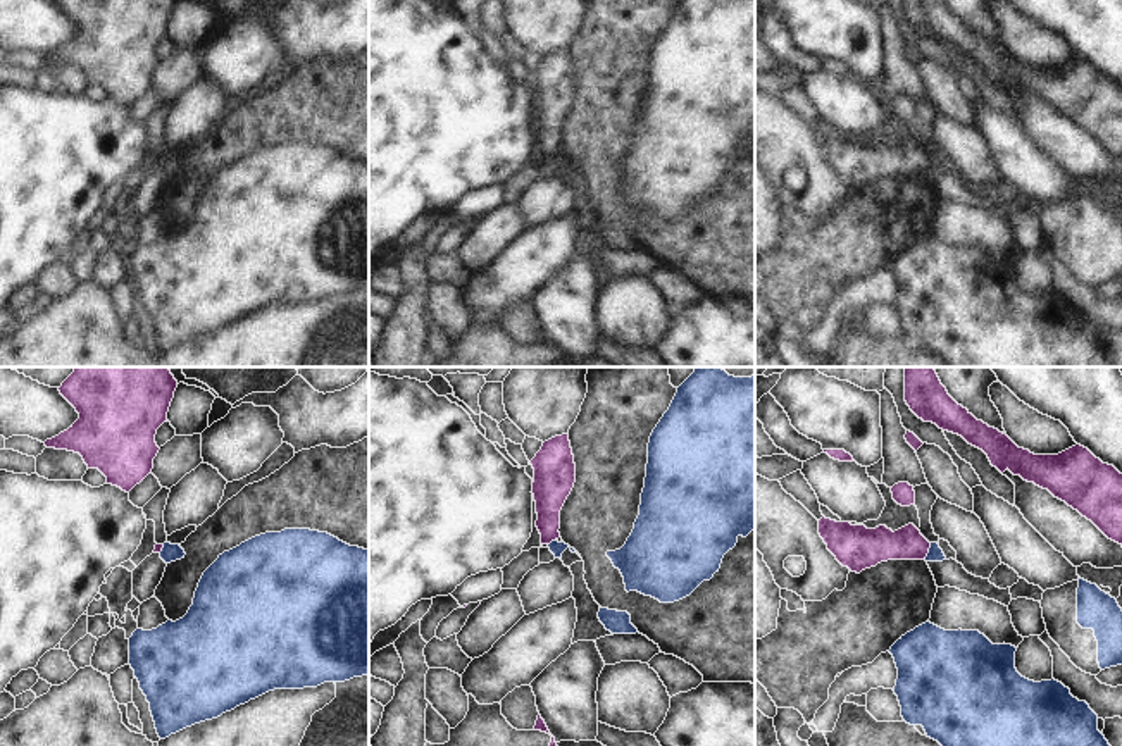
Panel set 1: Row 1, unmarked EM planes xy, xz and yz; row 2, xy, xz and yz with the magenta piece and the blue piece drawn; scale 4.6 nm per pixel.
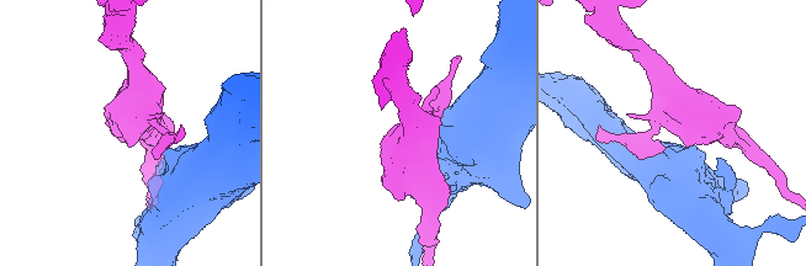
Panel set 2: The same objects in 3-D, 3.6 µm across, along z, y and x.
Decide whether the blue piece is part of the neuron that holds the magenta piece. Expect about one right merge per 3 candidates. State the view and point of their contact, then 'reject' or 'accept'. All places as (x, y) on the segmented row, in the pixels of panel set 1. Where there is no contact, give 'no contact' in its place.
yz (928, 552) | reject

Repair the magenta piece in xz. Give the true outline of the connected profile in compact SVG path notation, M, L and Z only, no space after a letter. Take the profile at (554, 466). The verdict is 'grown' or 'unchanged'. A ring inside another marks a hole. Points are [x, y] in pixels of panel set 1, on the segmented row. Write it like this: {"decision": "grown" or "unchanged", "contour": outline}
{"decision": "unchanged", "contour": "M569 434L545 441L531 465L534 469L536 527L541 534L541 544L550 544L560 538L560 510L576 482Z"}

